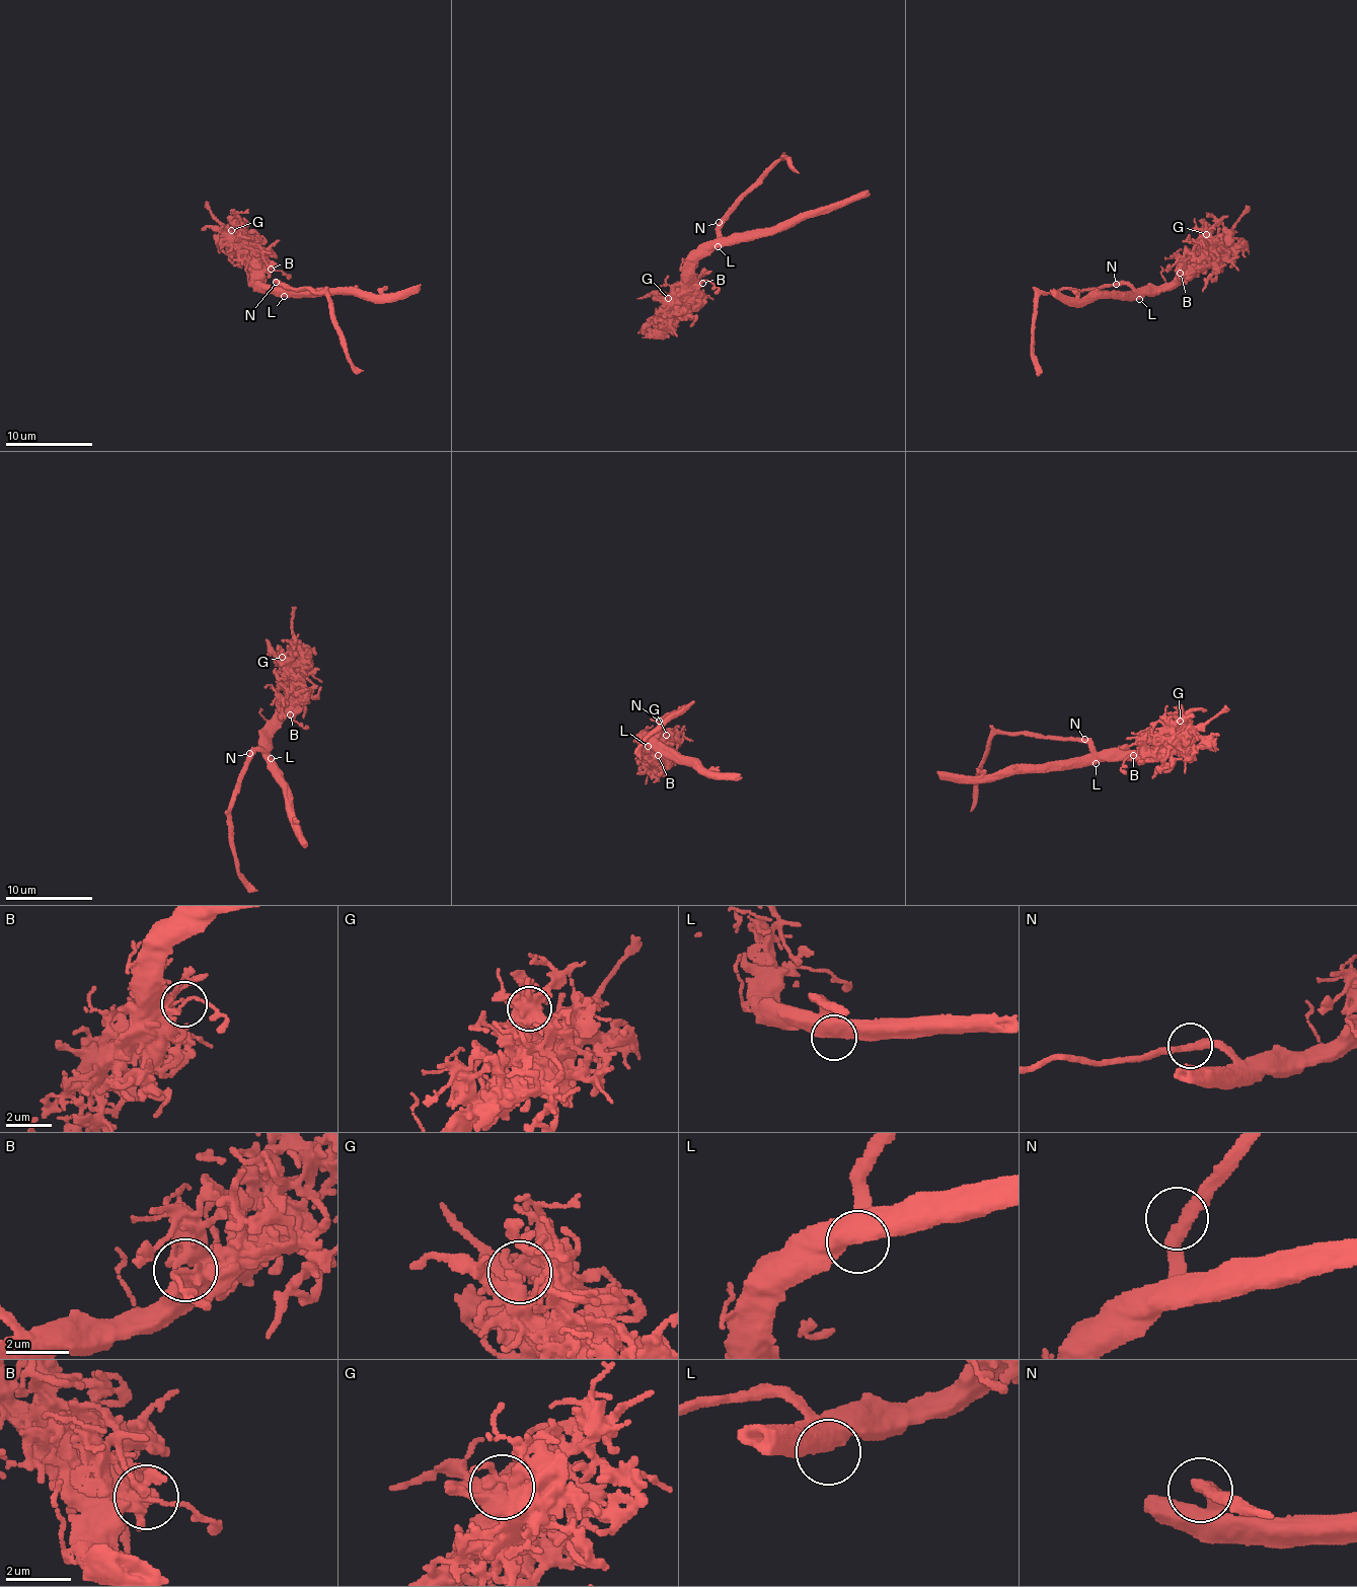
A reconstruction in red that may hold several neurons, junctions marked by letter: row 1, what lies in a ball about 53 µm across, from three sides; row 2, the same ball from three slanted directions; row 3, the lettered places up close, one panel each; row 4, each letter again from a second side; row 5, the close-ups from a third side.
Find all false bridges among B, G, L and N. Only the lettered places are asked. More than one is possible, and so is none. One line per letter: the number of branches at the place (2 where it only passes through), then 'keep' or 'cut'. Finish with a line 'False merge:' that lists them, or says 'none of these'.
B: 2 | keep
G: 4 | keep
L: 1 | keep
N: 2 | keep
False merge: none of these

